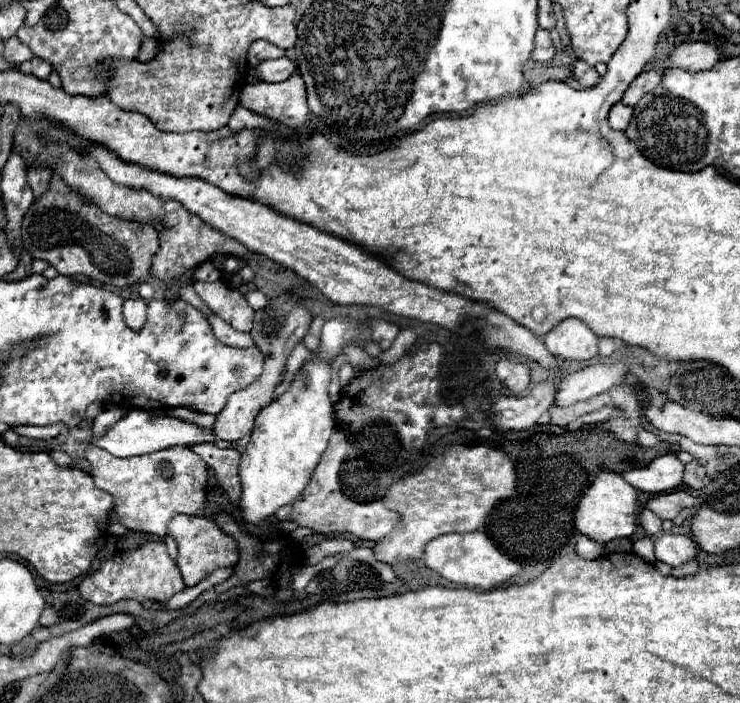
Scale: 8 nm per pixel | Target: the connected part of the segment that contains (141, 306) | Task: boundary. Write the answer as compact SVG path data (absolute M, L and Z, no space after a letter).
M127 299L123 305L123 317L129 329L141 329L147 323L147 303L143 299Z

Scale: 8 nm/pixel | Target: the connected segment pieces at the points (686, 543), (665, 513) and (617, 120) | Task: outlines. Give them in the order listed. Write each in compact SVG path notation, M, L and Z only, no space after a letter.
M663 533L661 537L655 539L655 557L657 561L663 561L671 567L679 567L681 563L693 559L695 545L687 535L673 535L673 533Z
M673 491L667 495L655 495L653 501L647 503L647 509L651 509L659 519L675 519L675 515L685 507L699 507L699 497L693 497L687 491Z
M621 101L615 103L609 111L609 125L613 129L619 129L619 131L625 131L625 127L629 125L631 121L631 115L633 115L633 109L629 105L623 105Z

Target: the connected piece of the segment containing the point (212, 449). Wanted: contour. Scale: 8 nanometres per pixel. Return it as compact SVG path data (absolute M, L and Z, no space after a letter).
M203 443L197 447L191 447L213 471L217 477L217 485L223 491L223 495L237 503L241 499L241 485L239 485L239 451L235 449L219 449L211 443Z

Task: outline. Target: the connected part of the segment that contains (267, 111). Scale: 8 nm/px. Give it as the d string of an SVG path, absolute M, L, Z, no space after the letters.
M299 71L281 83L259 81L255 85L245 85L239 103L253 113L285 123L291 131L303 129L309 119L305 83Z

